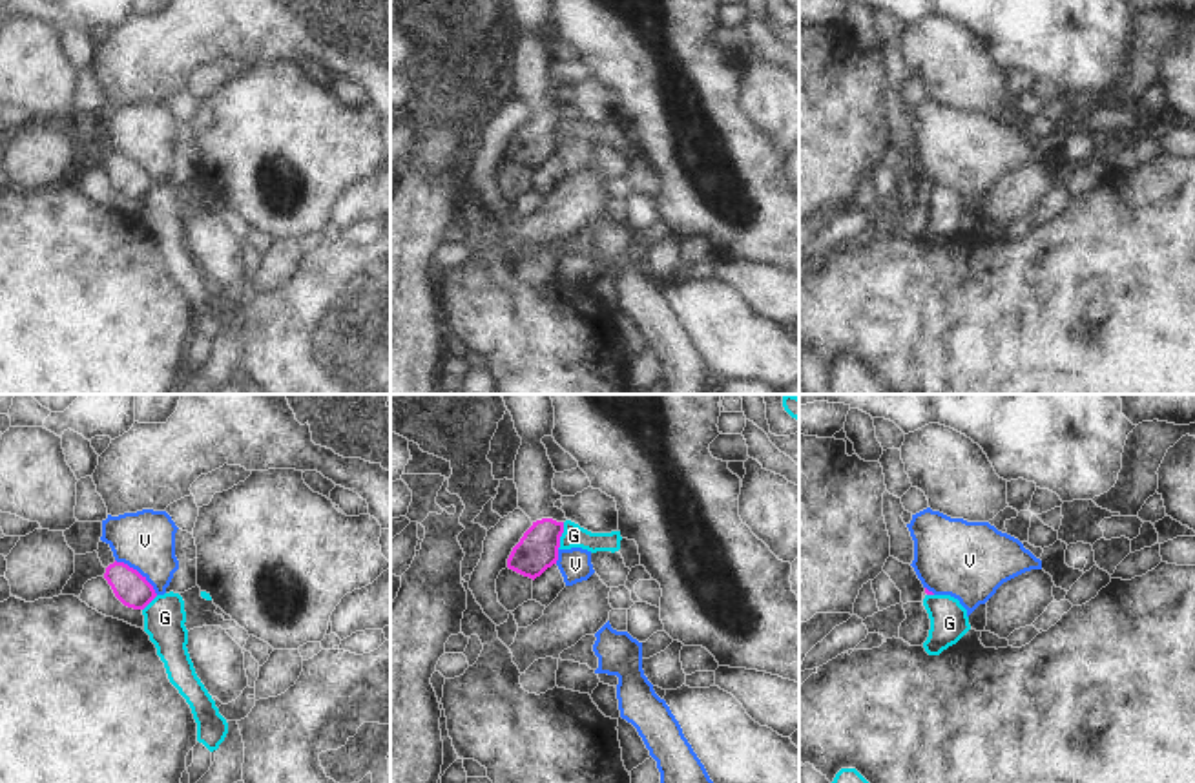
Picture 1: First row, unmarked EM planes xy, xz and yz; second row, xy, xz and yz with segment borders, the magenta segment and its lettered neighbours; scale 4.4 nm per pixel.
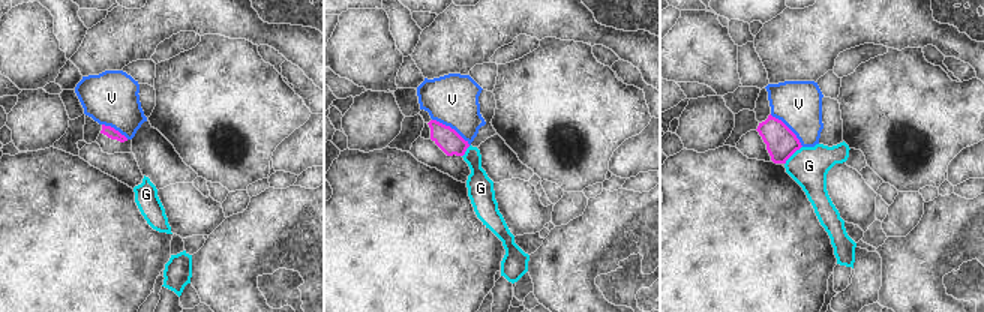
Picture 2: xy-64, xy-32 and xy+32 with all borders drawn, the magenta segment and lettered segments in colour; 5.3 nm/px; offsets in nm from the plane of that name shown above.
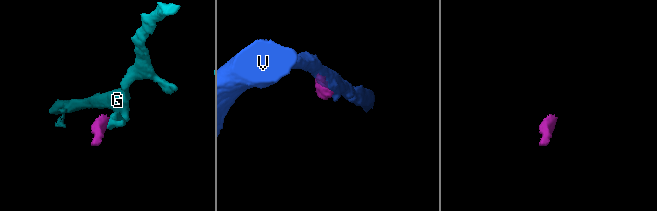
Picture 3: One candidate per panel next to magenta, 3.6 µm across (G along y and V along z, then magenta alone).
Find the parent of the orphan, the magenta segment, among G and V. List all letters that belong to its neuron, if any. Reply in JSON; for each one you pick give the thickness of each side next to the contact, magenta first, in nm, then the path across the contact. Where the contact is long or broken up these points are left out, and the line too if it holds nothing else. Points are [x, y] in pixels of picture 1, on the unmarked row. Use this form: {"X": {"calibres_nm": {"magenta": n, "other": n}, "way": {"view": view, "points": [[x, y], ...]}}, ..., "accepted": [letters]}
{"accepted": []}

